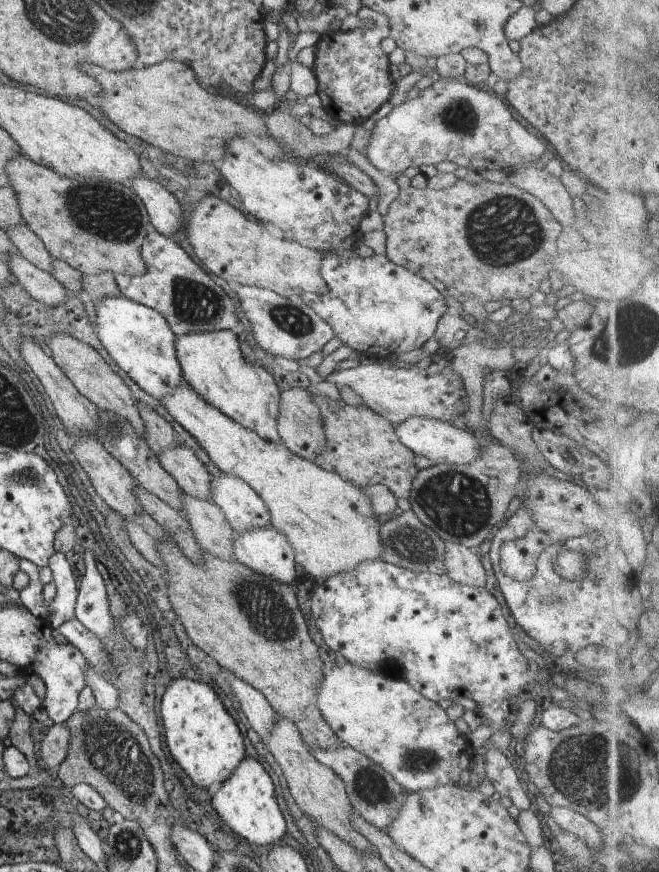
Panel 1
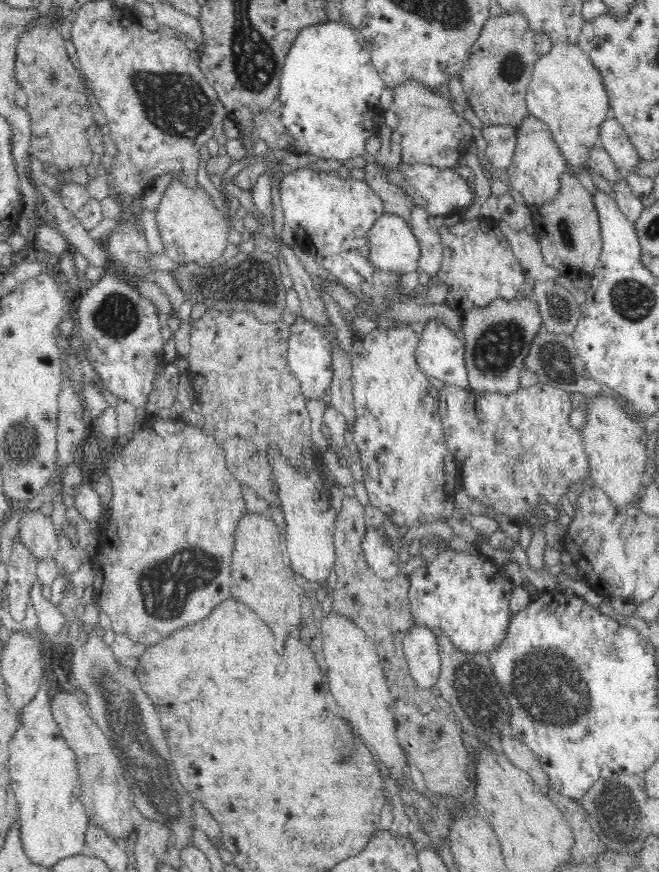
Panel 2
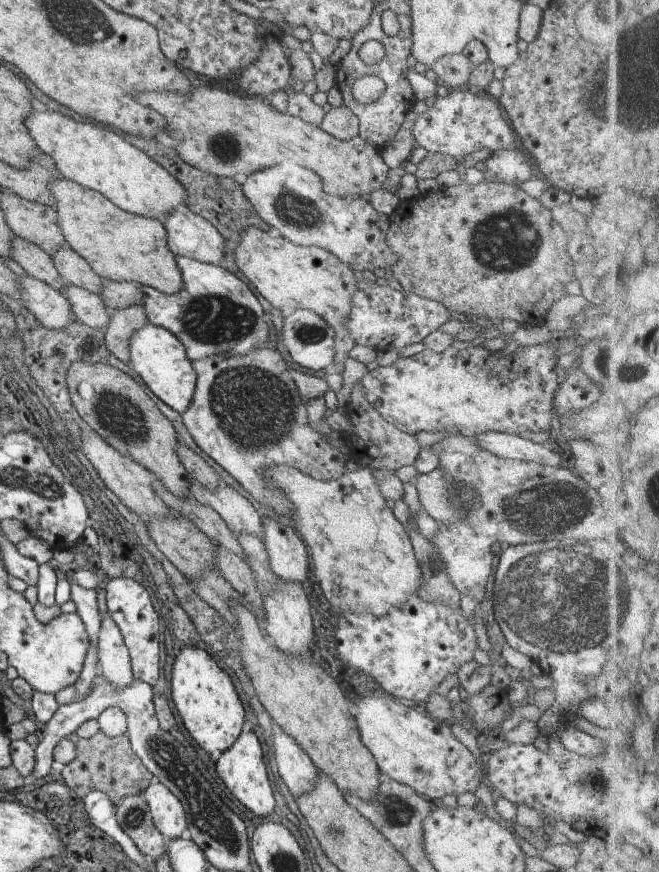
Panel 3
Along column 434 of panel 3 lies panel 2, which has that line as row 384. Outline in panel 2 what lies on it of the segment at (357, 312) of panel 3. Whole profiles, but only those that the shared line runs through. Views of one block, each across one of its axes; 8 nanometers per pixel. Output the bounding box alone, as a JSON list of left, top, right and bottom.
[287,312,336,398]

